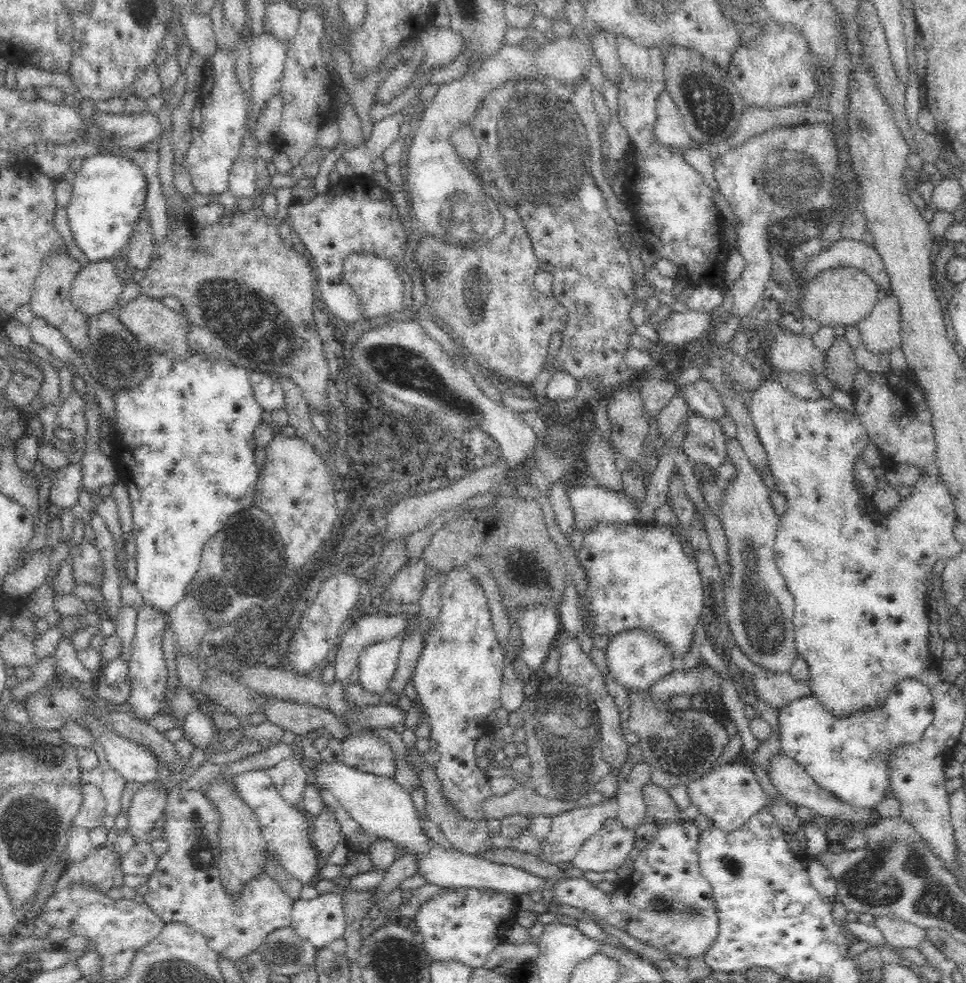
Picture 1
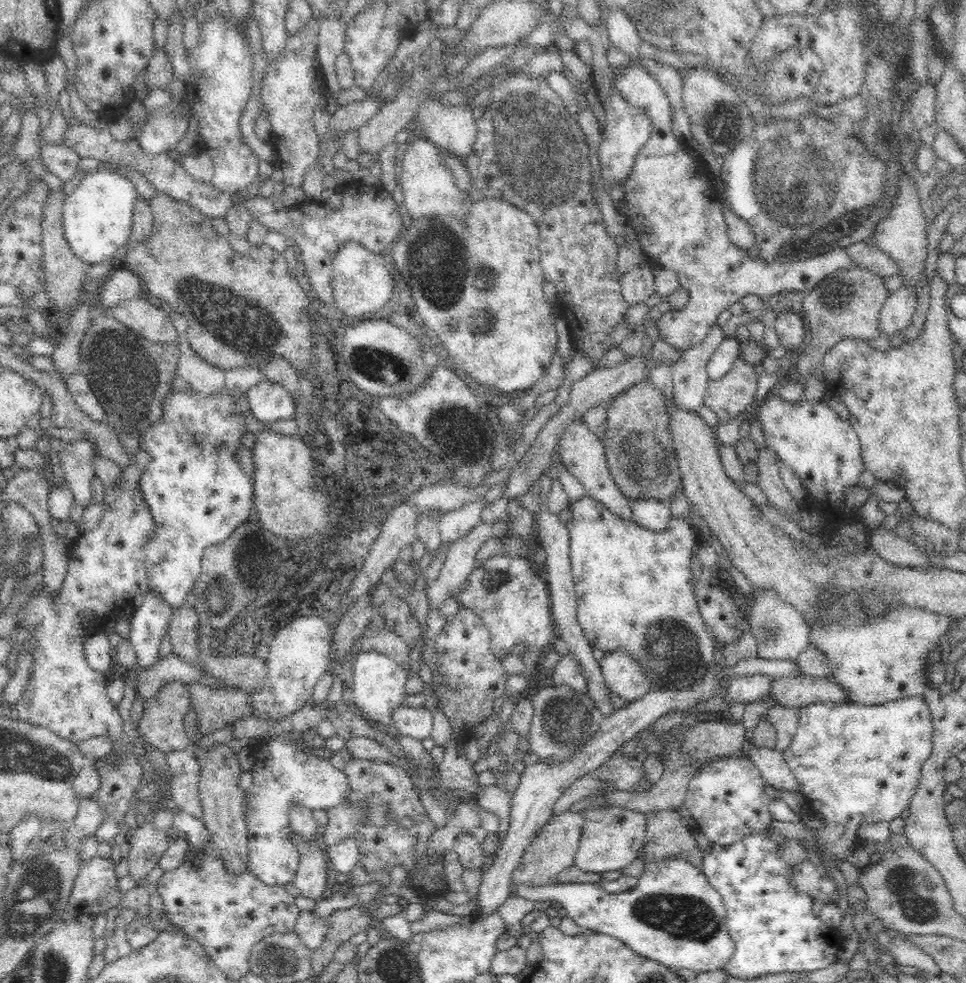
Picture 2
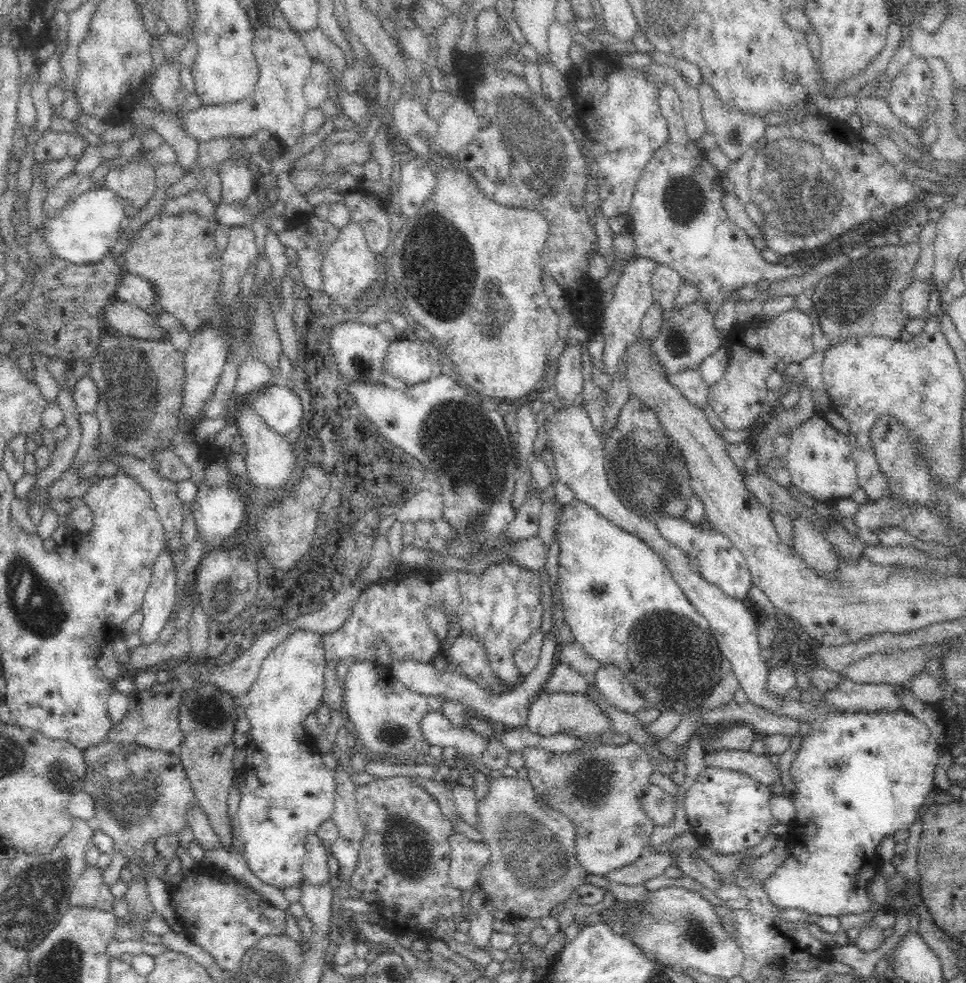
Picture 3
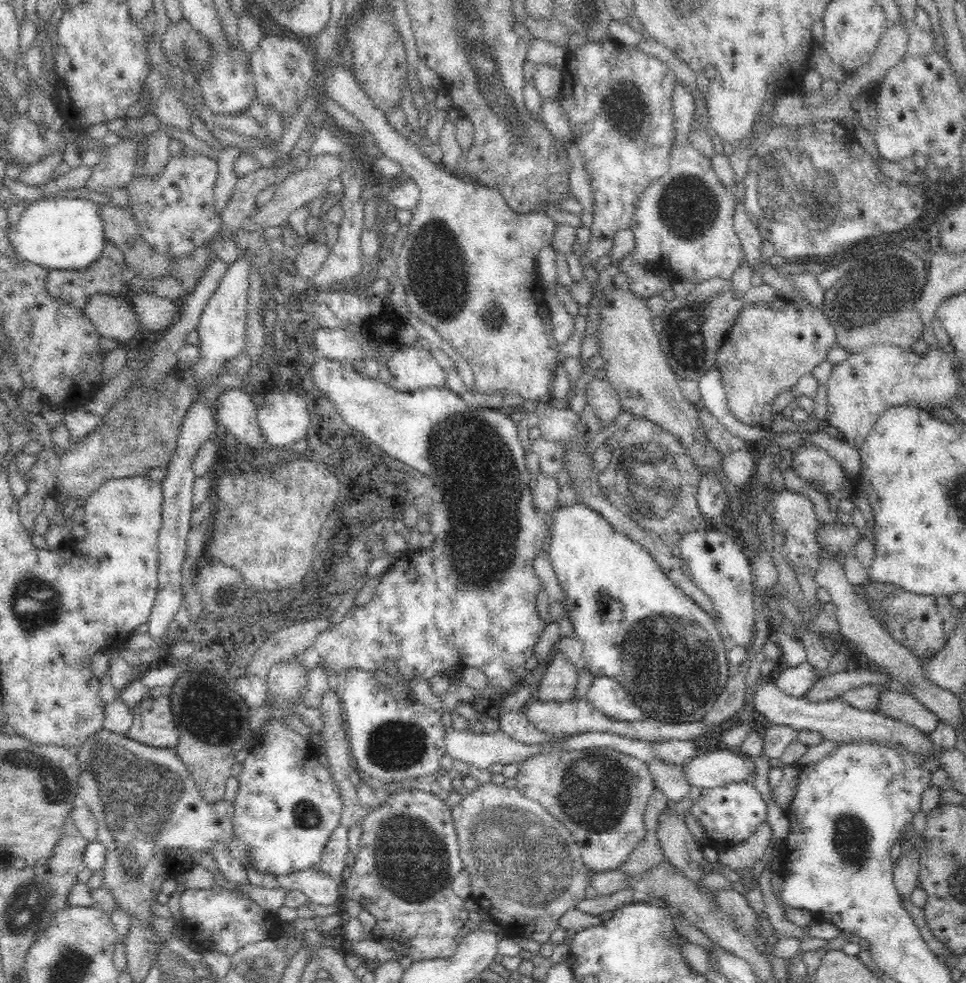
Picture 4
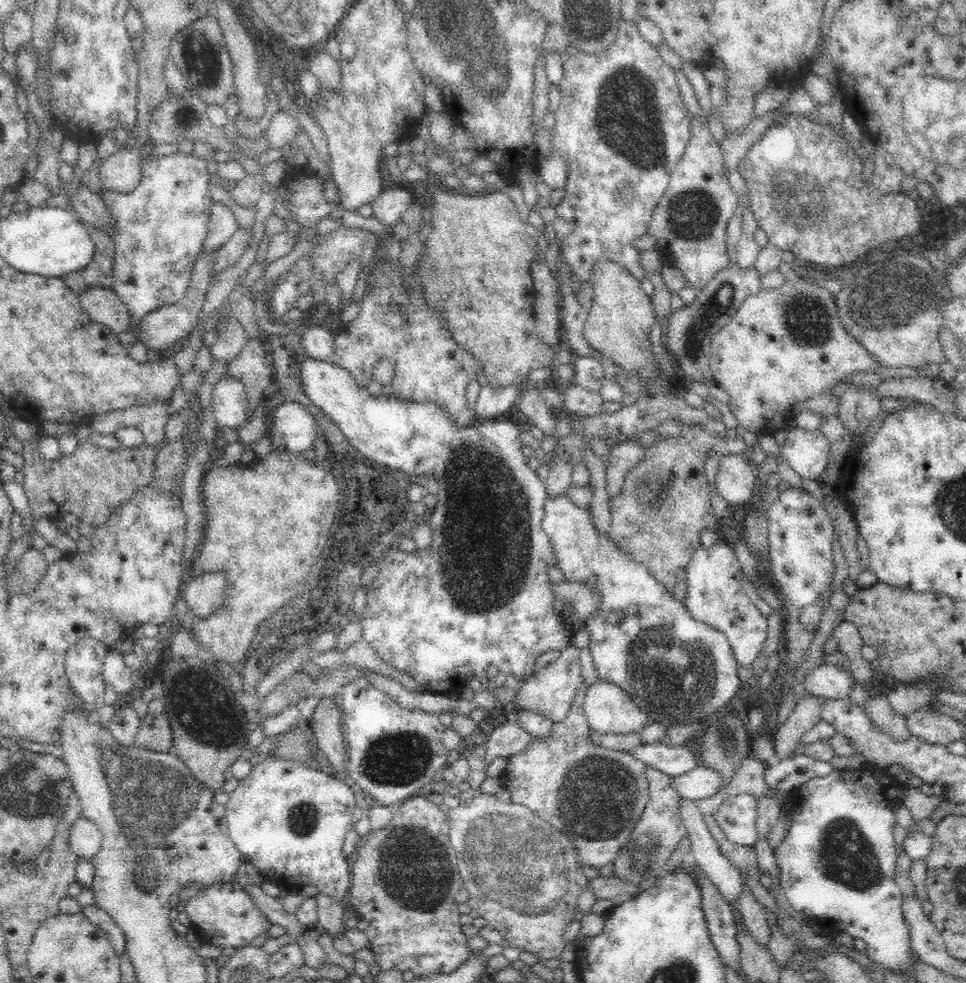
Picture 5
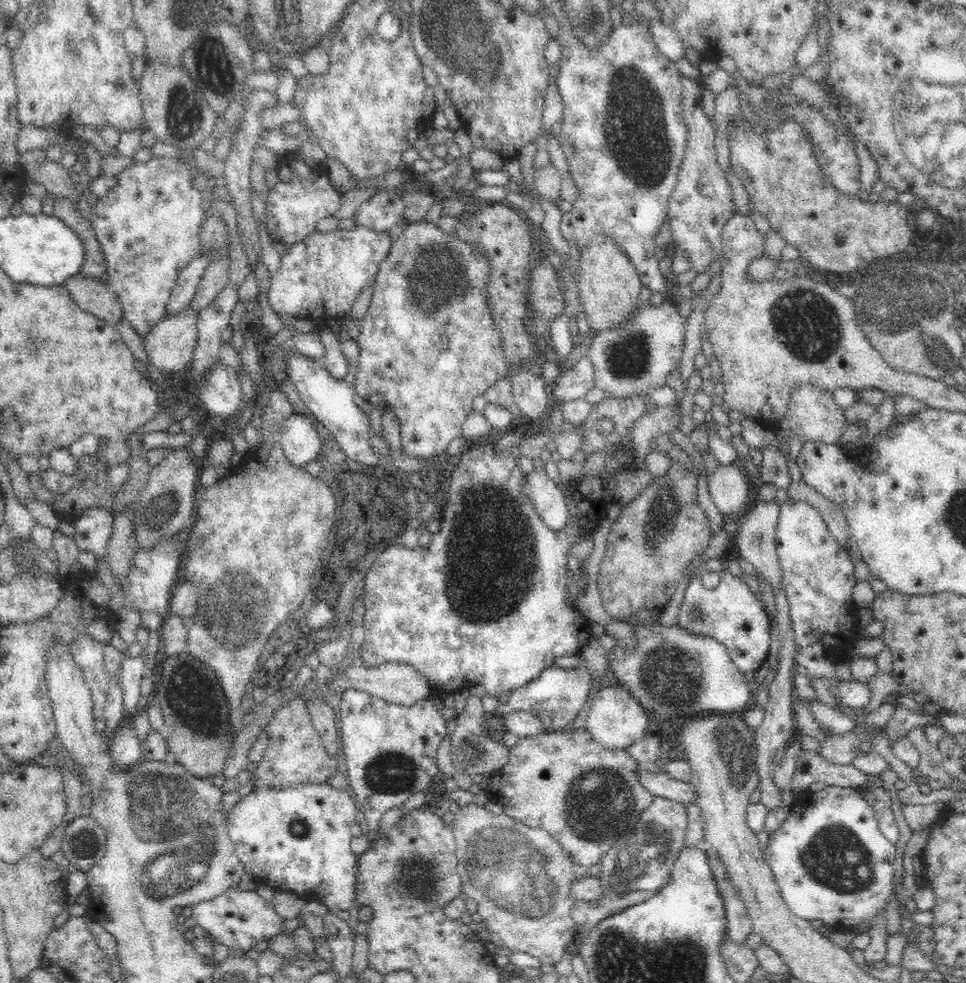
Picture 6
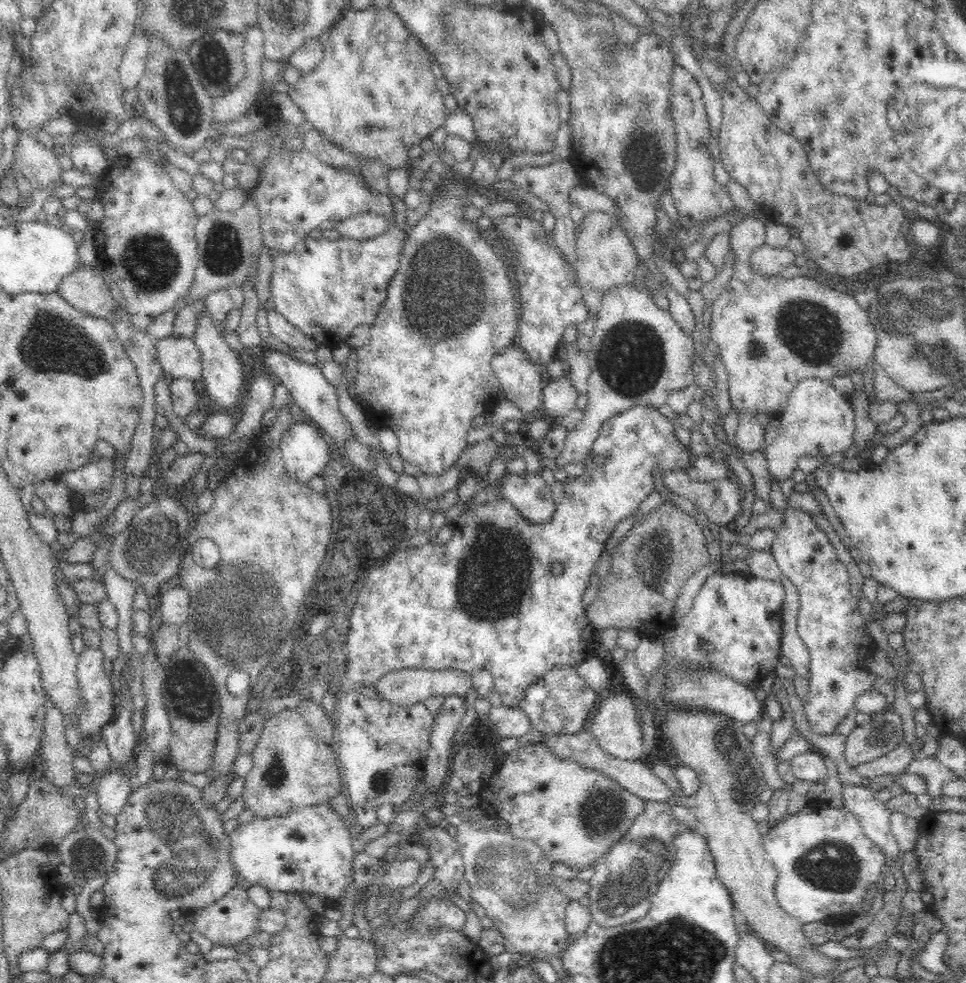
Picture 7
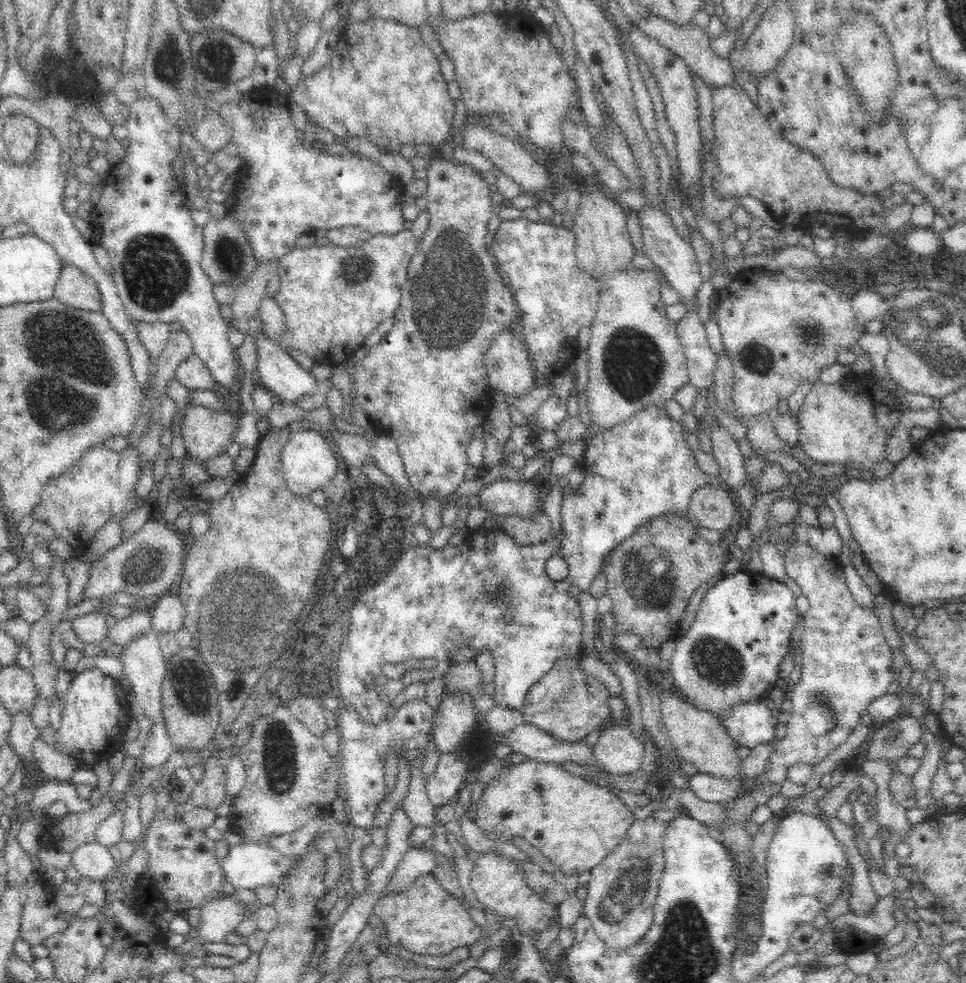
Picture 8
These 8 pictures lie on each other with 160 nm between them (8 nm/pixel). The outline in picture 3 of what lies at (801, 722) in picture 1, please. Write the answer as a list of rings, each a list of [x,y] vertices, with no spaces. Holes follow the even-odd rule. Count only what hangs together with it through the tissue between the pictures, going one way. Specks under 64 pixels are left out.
[[[864,711],[840,713],[832,715],[826,720],[818,721],[813,725],[812,734],[809,737],[804,737],[799,752],[791,763],[790,772],[796,791],[792,796],[795,816],[788,827],[787,844],[790,849],[788,859],[774,872],[772,876],[766,880],[763,889],[766,891],[768,899],[772,905],[776,905],[780,911],[784,909],[800,909],[809,915],[817,914],[818,916],[850,916],[850,914],[870,914],[874,913],[883,906],[878,905],[878,908],[873,908],[873,899],[868,894],[867,888],[870,882],[874,879],[881,868],[881,858],[878,854],[880,844],[886,838],[893,838],[896,832],[900,830],[908,831],[916,822],[916,819],[923,813],[925,803],[928,796],[934,790],[934,770],[936,770],[936,760],[938,760],[938,750],[940,748],[935,736],[931,735],[931,730],[927,724],[920,722],[916,716],[908,711],[900,711],[889,713],[868,713]]]

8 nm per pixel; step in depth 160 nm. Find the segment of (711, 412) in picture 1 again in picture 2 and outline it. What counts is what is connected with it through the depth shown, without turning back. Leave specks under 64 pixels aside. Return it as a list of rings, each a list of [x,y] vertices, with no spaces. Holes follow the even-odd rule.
[[[738,356],[723,378],[710,382],[705,405],[716,412],[720,424],[734,421],[738,416],[750,416],[758,404],[757,380],[754,366]]]

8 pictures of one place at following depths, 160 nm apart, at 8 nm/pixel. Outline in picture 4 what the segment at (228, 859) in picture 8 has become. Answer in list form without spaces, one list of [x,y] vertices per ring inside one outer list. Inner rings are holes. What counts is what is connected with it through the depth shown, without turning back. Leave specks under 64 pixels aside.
[[[282,661],[281,663],[276,663],[276,666],[272,666],[272,670],[267,674],[267,700],[272,702],[273,700],[273,710],[269,717],[270,724],[272,724],[271,729],[264,735],[257,737],[255,747],[250,750],[247,759],[242,764],[241,773],[237,776],[238,781],[238,791],[236,792],[236,798],[231,802],[233,805],[233,834],[238,839],[238,841],[244,843],[249,851],[249,862],[254,864],[254,868],[259,873],[268,873],[274,875],[275,878],[280,876],[288,876],[296,872],[304,872],[304,870],[312,870],[312,868],[318,867],[320,860],[322,860],[322,854],[332,838],[332,834],[342,826],[342,812],[344,812],[344,803],[342,803],[342,791],[340,788],[336,787],[333,777],[329,768],[325,768],[324,764],[320,764],[320,760],[317,759],[318,753],[317,748],[312,746],[312,743],[308,743],[308,739],[305,740],[302,736],[296,732],[284,727],[282,724],[282,717],[286,714],[292,714],[293,709],[298,706],[298,698],[306,686],[307,671],[303,666],[300,665],[300,661]]]

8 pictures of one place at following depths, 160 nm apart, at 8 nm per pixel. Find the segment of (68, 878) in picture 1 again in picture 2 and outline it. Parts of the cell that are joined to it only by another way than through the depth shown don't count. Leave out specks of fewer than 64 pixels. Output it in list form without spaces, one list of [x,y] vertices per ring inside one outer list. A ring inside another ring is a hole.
[[[111,859],[84,861],[69,896],[69,908],[78,914],[95,918],[118,907],[122,895],[118,891],[115,867]]]

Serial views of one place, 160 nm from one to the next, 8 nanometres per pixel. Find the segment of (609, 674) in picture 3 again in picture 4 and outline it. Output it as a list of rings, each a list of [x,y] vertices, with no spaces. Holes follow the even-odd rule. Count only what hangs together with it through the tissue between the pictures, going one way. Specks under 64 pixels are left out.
[[[595,677],[586,699],[594,710],[600,711],[604,717],[613,721],[631,723],[645,719],[642,709],[612,677]]]

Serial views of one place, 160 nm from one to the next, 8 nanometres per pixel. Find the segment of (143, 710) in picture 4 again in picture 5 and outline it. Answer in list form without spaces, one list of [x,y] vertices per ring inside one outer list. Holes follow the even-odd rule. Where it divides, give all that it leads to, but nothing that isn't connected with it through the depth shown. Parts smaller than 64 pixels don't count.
[[[164,712],[158,716],[141,718],[141,727],[135,738],[135,746],[149,751],[172,753],[173,736]]]

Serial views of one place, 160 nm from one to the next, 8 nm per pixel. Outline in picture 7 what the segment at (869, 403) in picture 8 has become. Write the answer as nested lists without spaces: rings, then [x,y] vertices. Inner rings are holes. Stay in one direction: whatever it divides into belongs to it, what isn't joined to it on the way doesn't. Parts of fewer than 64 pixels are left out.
[[[808,378],[802,380],[788,400],[787,407],[780,413],[782,421],[777,437],[772,445],[765,448],[764,454],[767,461],[768,472],[775,482],[780,482],[791,477],[797,469],[801,457],[832,457],[833,454],[842,453],[850,455],[854,449],[854,411],[850,396],[838,393],[830,381]]]

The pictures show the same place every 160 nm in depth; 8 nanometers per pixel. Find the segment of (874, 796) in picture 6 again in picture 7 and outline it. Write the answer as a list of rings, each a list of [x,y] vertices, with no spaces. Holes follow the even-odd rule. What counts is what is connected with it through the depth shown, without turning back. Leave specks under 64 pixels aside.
[[[843,784],[842,795],[846,809],[858,820],[862,833],[874,845],[891,857],[900,862],[904,855],[900,853],[898,842],[891,834],[890,816],[885,804],[874,800],[873,792],[867,788],[852,784]]]

